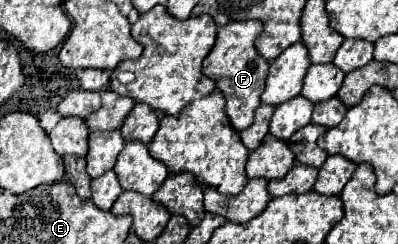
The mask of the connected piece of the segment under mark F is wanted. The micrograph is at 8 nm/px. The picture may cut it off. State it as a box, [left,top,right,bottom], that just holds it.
[204,20,268,132]

